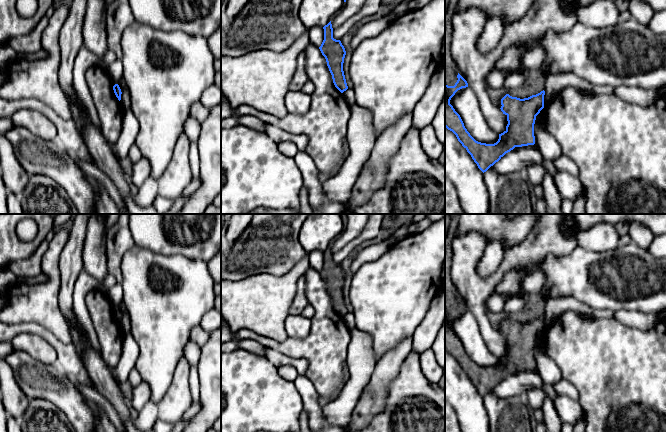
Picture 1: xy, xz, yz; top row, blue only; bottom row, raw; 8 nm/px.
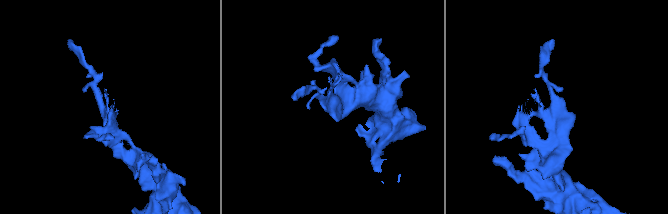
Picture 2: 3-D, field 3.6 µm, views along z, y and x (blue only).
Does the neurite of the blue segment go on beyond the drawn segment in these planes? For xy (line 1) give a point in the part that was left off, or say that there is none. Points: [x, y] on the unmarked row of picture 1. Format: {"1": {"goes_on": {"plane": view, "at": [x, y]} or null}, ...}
{"1": {"goes_on": null}}

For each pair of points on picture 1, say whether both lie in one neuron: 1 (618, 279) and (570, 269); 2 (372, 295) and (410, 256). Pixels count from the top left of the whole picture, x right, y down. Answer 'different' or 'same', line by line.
1: same
2: same

